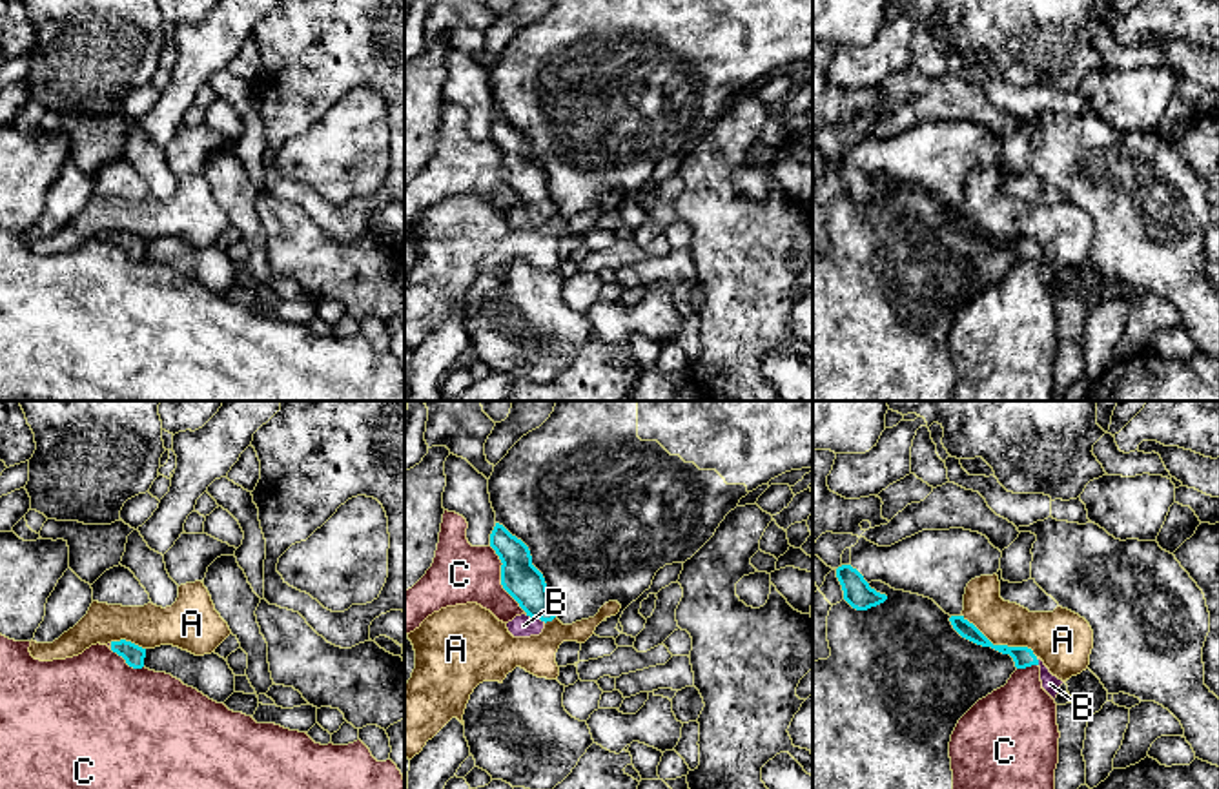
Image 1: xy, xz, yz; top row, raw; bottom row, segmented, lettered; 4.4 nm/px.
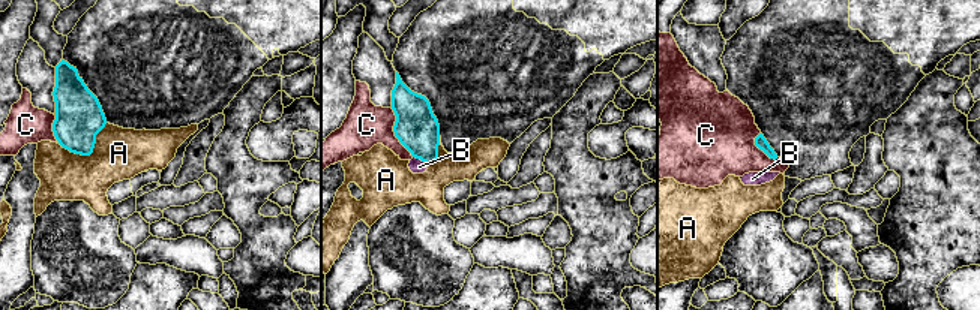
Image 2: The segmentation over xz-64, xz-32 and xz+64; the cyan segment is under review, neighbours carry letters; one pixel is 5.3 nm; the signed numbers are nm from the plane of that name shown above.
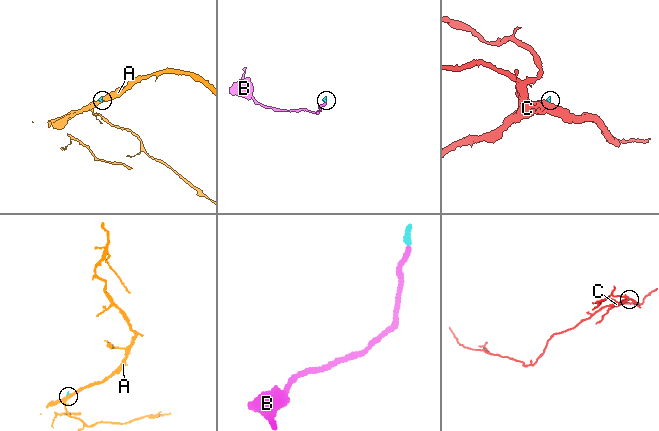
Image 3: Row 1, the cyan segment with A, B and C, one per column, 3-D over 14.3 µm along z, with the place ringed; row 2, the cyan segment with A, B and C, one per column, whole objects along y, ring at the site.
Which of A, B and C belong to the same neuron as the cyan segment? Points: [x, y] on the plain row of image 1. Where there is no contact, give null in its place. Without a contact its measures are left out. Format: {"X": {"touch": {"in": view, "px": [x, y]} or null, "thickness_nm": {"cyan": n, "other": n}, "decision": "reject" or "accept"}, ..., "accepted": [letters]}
{"A": {"touch": {"in": "yz", "px": [1001, 237]}, "thickness_nm": {"cyan": 90, "other": 220}, "decision": "reject"}, "B": {"touch": {"in": "xz", "px": [536, 210]}, "thickness_nm": {"cyan": 170, "other": 100}, "decision": "accept"}, "C": {"touch": {"in": "xz", "px": [501, 172]}, "thickness_nm": {"cyan": 170, "other": 260}, "decision": "reject"}, "accepted": ["B"]}

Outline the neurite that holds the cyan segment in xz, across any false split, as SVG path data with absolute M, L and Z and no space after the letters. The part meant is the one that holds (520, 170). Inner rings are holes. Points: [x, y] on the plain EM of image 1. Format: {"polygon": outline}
{"polygon": "M496 115L490 138L501 151L501 177L525 202L507 215L514 230L539 228L547 213L556 210L543 166L532 157L528 138Z"}

